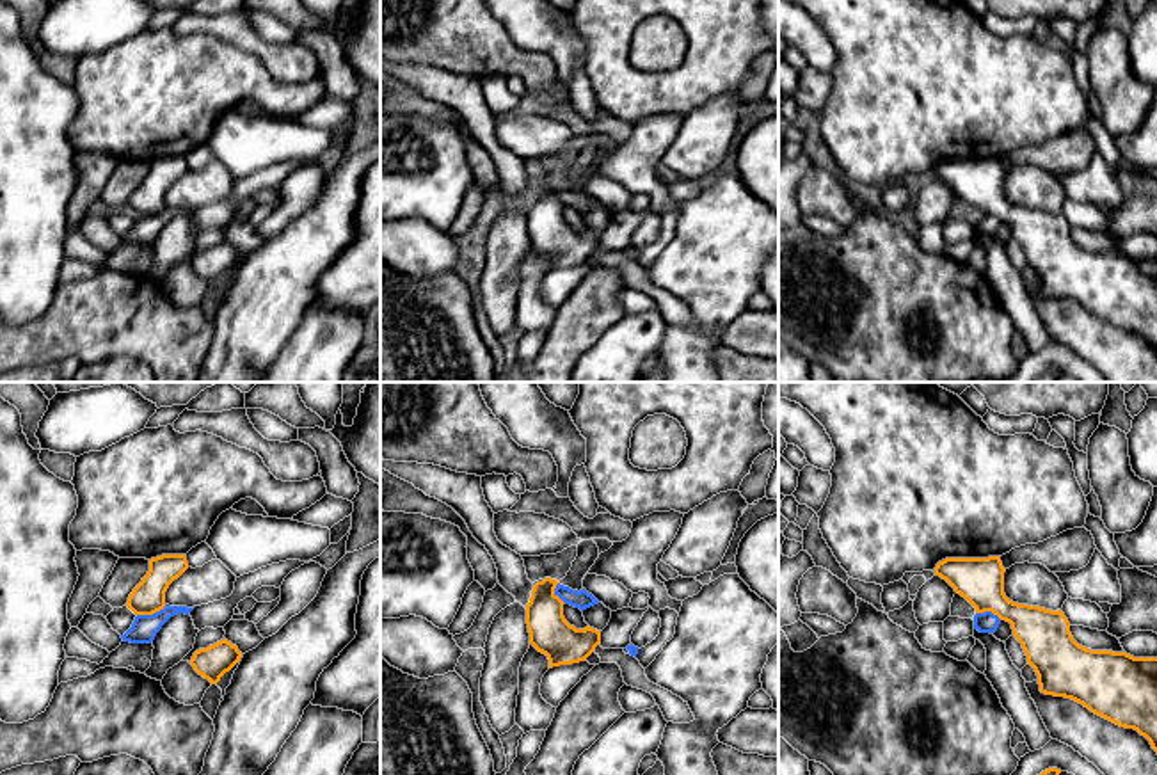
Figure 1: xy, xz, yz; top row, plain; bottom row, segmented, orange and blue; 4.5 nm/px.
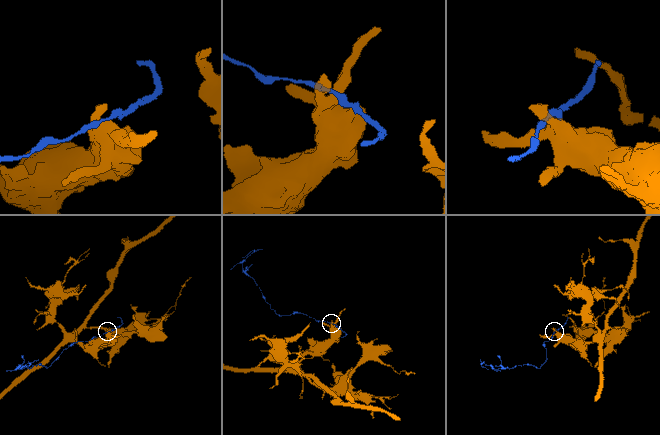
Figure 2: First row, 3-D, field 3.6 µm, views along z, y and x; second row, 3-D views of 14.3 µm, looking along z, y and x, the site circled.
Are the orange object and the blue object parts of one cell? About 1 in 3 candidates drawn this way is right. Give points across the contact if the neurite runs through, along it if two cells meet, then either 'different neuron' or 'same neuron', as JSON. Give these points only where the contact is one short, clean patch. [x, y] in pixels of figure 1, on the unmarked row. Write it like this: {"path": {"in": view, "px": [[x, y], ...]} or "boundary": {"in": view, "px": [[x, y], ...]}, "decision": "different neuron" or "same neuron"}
{"boundary": {"in": "xy", "px": [[166, 207], [151, 215], [137, 217]]}, "decision": "different neuron"}

